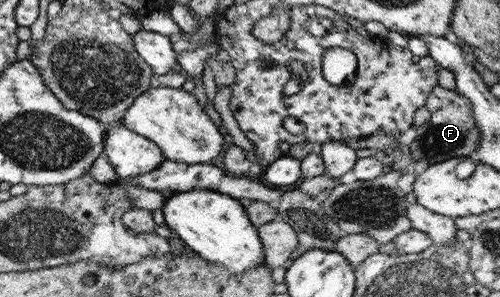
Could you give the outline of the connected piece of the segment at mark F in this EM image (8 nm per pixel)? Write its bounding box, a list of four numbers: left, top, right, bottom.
[409,102,480,165]

